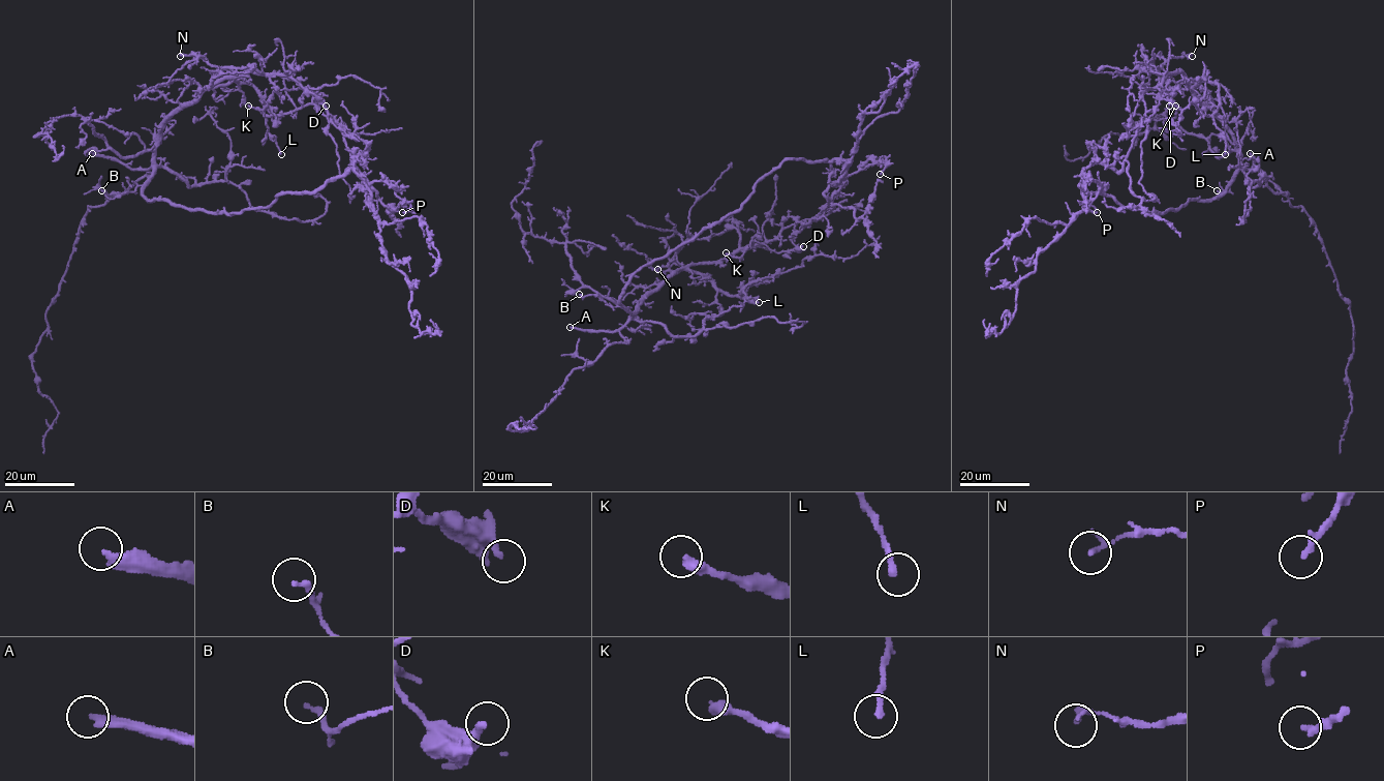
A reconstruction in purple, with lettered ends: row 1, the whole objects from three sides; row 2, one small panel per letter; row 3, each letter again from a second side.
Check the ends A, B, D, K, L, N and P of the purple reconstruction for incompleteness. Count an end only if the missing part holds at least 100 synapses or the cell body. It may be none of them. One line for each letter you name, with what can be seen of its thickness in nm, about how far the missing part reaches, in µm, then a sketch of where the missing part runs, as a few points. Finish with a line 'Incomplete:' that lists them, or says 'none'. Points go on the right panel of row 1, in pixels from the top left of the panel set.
A: calibre 340 nm; missing 180 µm; course (1250, 153), (1213, 145), (1157, 196), (1121, 350), (1104, 394), (1075, 430), (1058, 421), (1072, 344)
Incomplete: A

